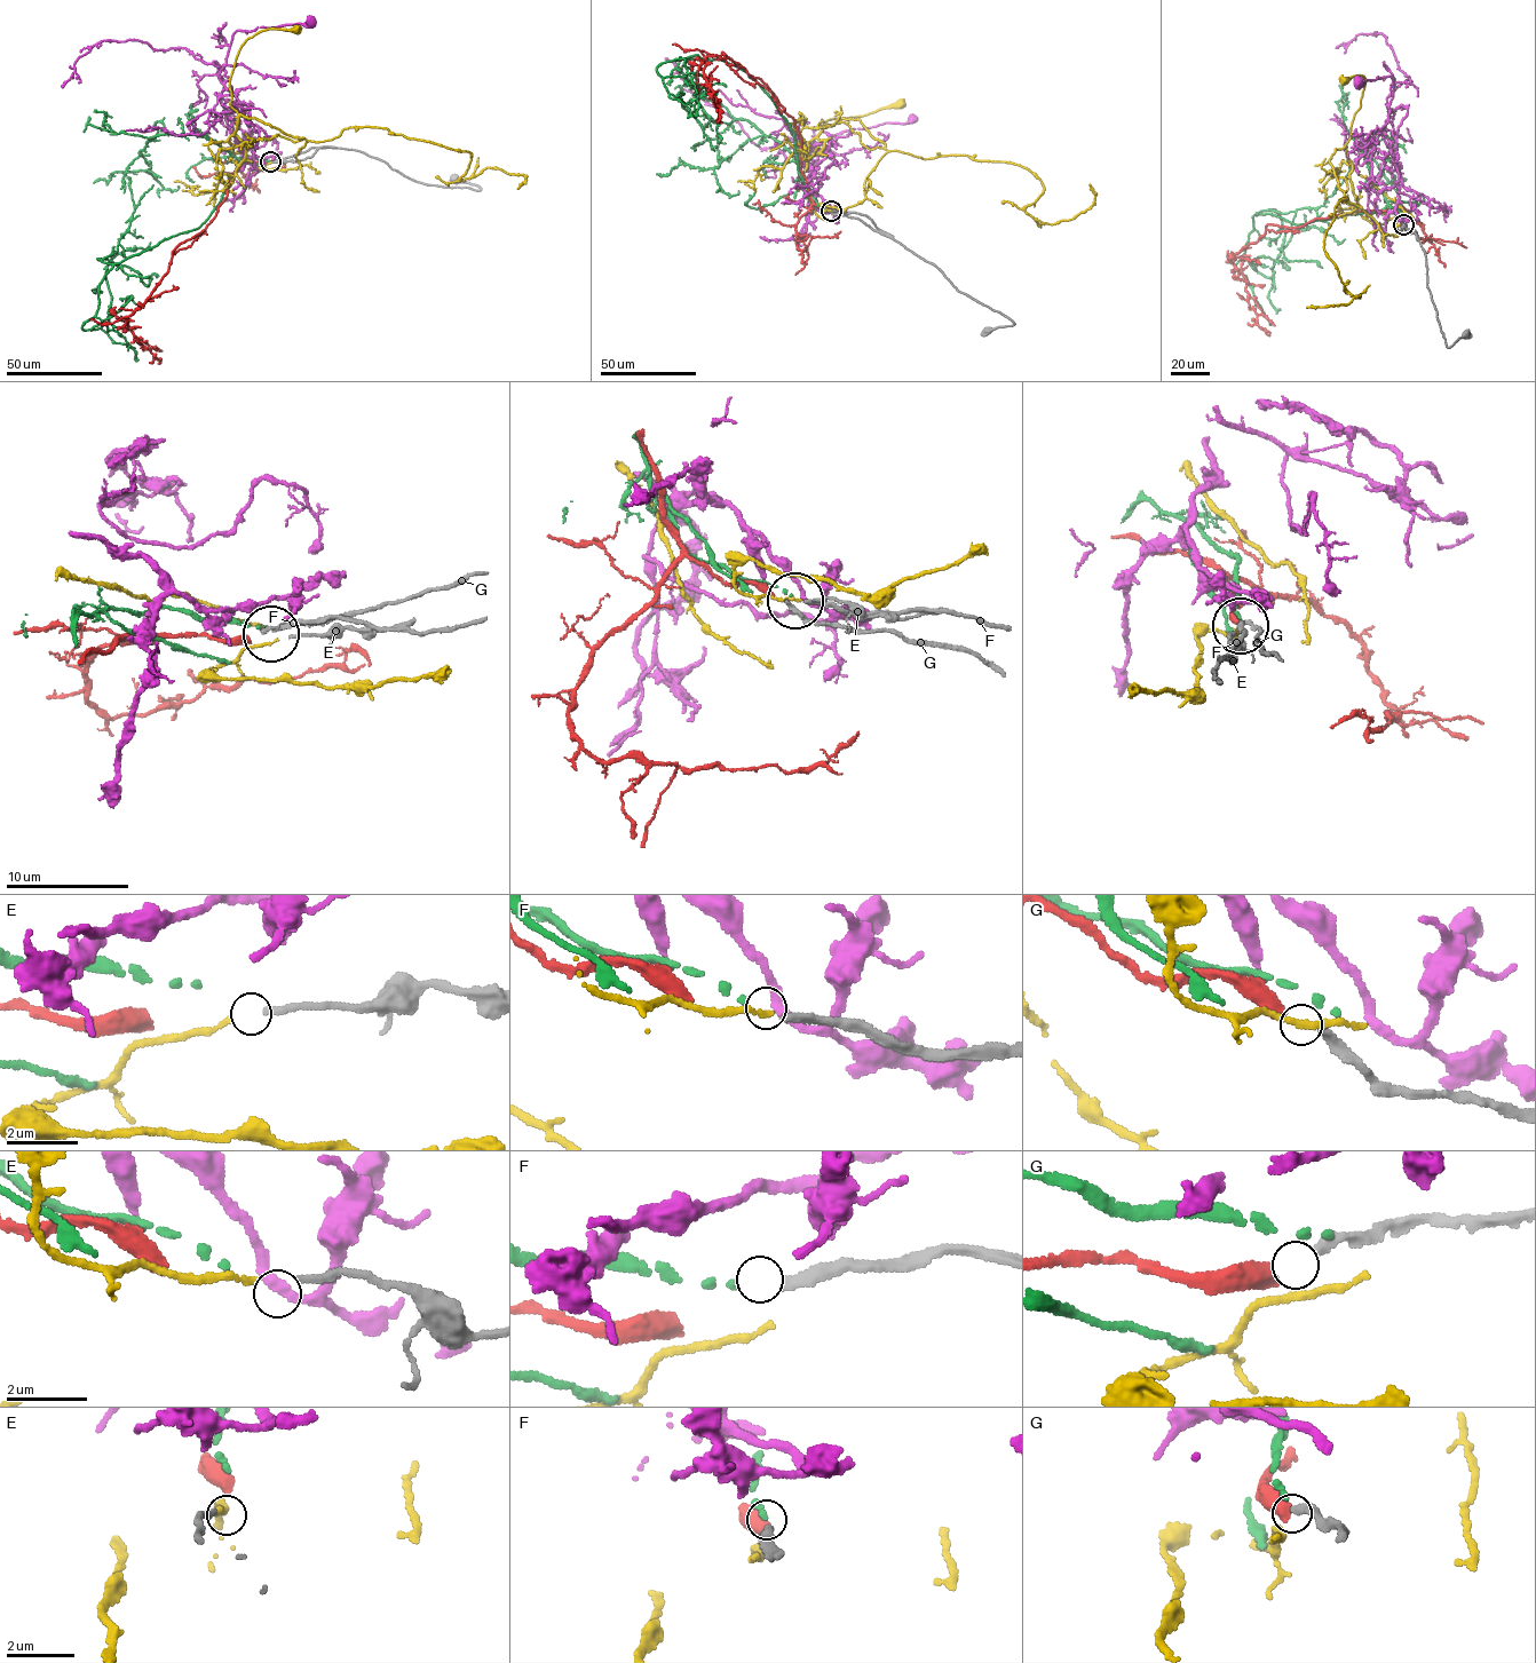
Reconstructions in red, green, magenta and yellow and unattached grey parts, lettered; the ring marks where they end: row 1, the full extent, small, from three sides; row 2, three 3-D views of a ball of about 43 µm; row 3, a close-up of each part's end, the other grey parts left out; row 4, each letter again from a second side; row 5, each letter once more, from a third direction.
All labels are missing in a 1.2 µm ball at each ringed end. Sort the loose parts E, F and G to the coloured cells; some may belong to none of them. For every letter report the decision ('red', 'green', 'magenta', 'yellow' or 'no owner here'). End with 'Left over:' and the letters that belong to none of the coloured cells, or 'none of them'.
E: yellow
F: green
G: red
Left over: none of them

